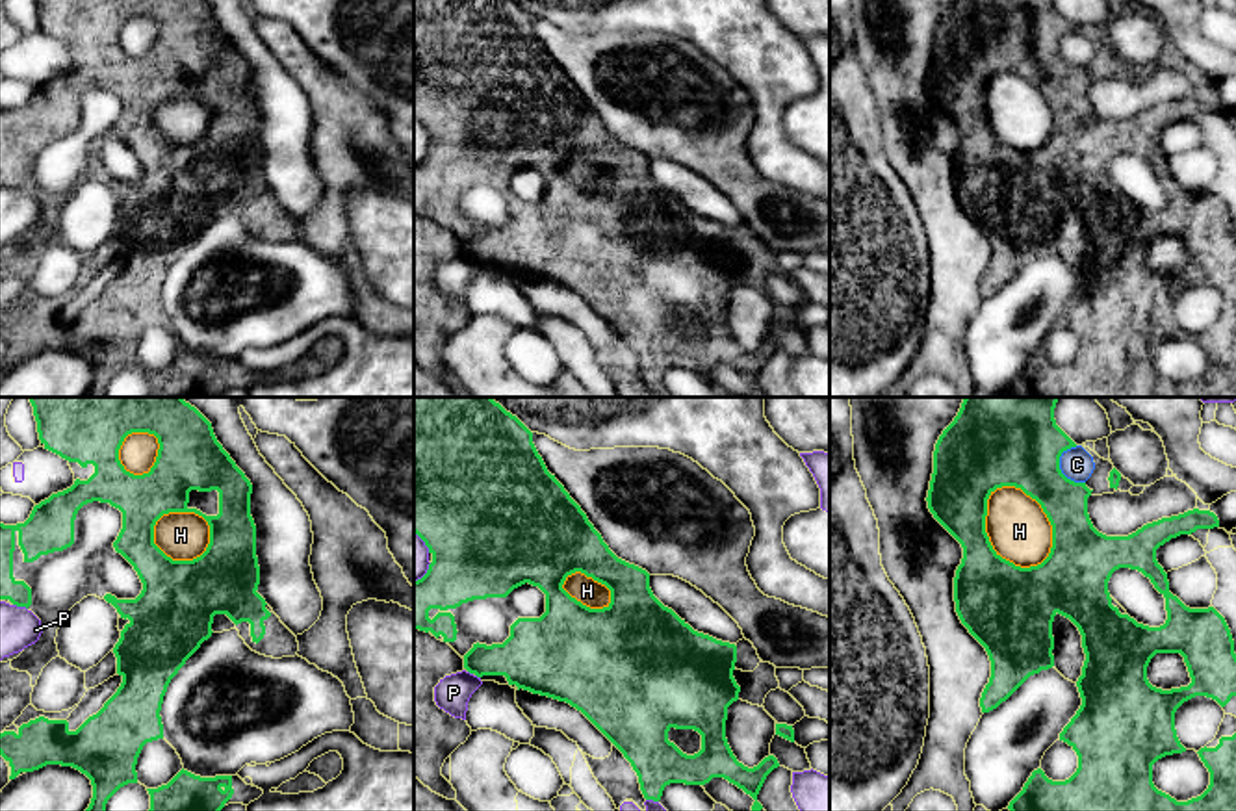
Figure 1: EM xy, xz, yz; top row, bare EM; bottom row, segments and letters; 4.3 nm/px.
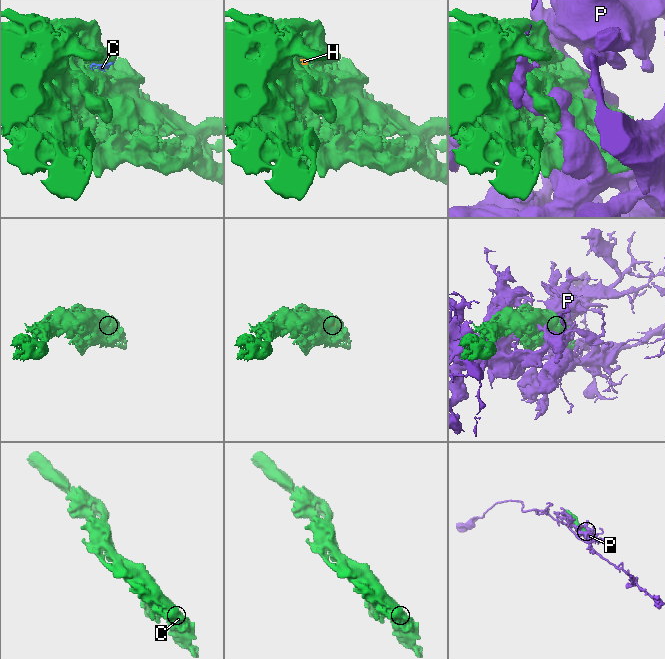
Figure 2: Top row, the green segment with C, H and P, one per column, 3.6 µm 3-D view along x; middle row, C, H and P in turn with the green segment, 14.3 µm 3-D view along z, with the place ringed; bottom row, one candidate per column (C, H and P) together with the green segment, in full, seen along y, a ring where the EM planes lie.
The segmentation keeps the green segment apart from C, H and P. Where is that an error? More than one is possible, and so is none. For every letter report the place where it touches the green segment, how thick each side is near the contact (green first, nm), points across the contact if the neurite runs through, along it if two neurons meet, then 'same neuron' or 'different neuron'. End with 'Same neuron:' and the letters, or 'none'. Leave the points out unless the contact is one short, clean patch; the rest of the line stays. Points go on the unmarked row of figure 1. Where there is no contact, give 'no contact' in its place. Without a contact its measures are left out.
C: contact yz (1060, 54); calibres 320 and 140 nm; different neuron
H: contact yz (1045, 97); calibres 280 and 280 nm; different neuron
P: contact xz (425, 158); calibres 400 and 130 nm; different neuron
Same neuron: none

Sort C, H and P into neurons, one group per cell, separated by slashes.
C H / P

